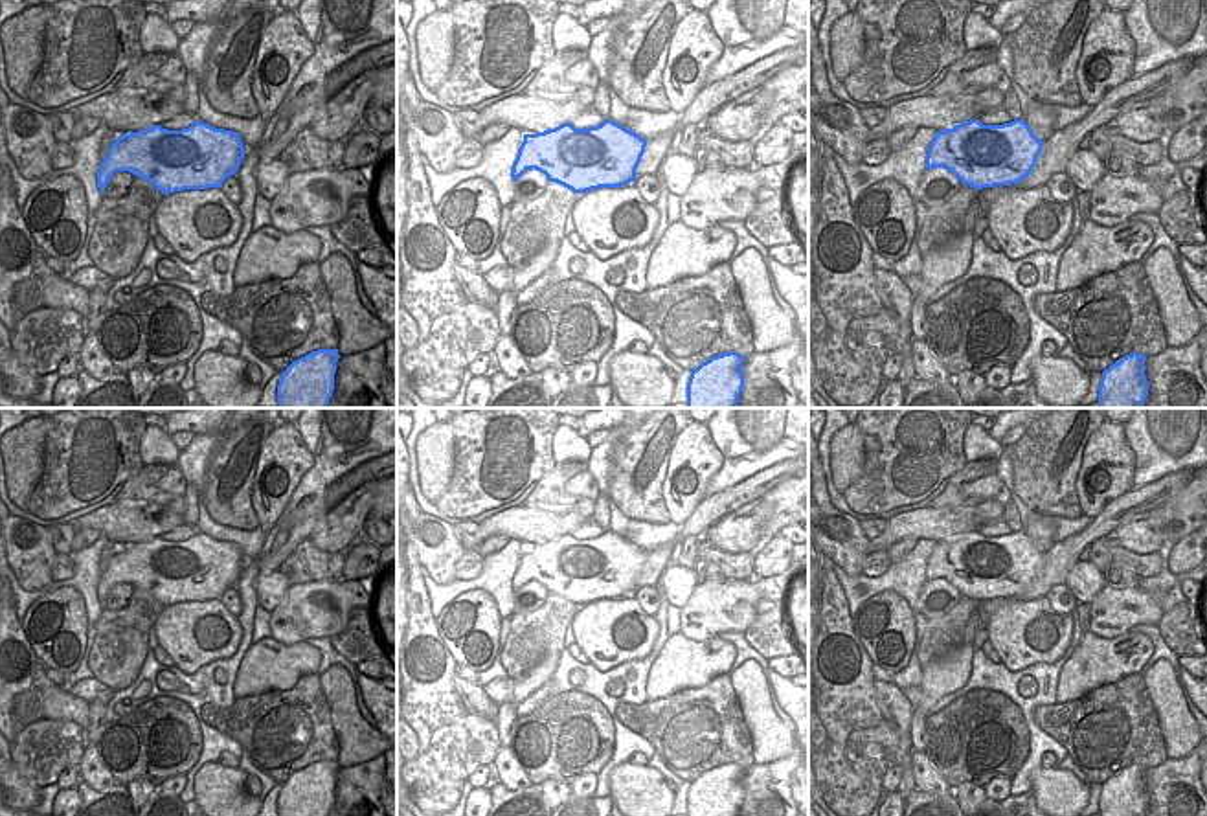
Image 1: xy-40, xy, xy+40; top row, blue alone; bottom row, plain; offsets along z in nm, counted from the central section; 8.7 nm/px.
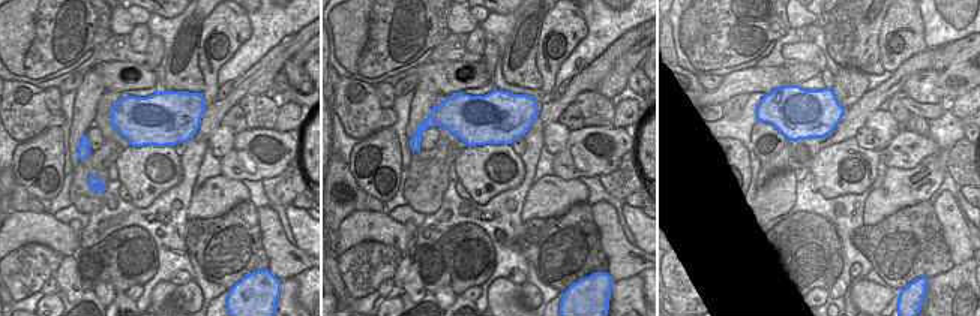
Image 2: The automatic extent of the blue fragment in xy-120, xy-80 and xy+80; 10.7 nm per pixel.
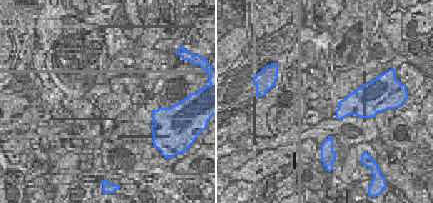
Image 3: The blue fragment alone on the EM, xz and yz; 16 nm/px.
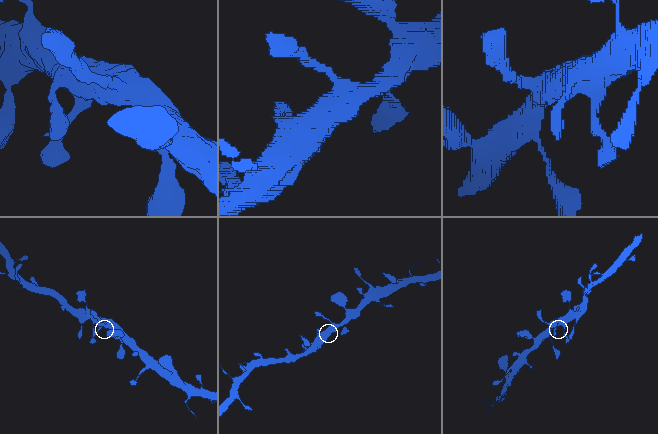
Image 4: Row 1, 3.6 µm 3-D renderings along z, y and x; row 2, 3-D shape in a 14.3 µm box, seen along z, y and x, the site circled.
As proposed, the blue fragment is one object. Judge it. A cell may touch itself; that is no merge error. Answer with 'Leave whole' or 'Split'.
Leave whole.

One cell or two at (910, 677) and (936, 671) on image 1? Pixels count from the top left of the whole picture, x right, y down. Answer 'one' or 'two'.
two

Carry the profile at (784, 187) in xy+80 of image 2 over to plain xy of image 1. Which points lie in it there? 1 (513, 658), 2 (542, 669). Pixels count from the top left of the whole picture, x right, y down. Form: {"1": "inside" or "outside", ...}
{"1": "outside", "2": "inside"}

